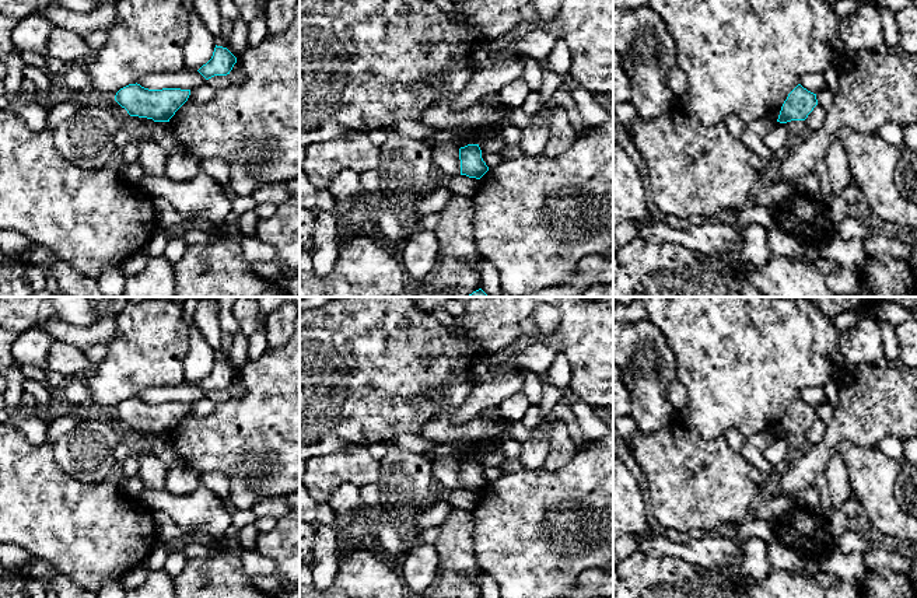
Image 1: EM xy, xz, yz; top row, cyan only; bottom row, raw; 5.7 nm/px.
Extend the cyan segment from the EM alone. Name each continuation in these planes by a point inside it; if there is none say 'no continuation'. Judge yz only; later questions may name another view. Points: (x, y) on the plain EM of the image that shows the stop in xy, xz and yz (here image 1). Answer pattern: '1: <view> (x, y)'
no continuation

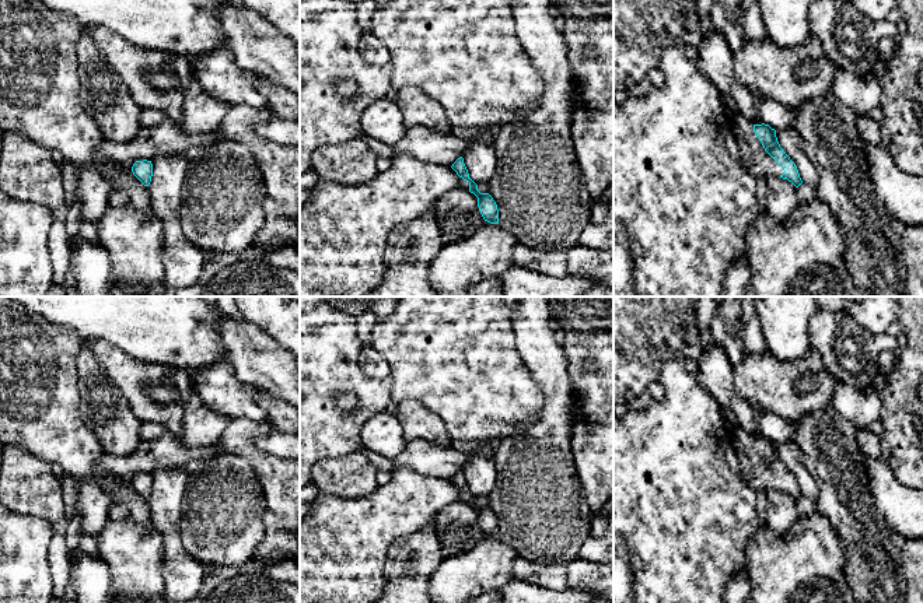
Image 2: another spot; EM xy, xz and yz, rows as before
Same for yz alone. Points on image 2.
1: yz (755, 472)

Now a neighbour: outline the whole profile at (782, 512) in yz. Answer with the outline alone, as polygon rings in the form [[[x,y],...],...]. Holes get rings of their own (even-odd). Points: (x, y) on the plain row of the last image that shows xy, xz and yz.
[[[780,490],[768,491],[765,525],[775,533],[783,534],[798,519],[797,501]]]

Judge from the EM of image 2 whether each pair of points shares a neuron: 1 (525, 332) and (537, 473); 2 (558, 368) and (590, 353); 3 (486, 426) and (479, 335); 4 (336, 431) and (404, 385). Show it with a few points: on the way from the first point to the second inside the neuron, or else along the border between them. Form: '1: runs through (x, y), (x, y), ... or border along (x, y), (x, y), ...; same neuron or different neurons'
1: runs through (549, 367), (553, 378), (553, 430), (549, 438); same neuron
2: border along (560, 346), (567, 360), (567, 374), (574, 396); different neurons
3: runs through (483, 403), (479, 386), (479, 357); same neuron
4: border along (390, 375), (392, 400); different neurons

